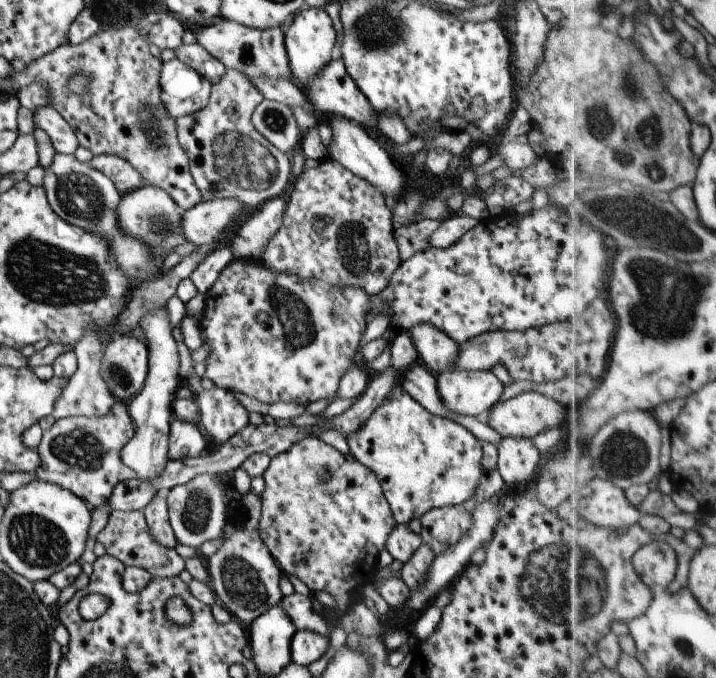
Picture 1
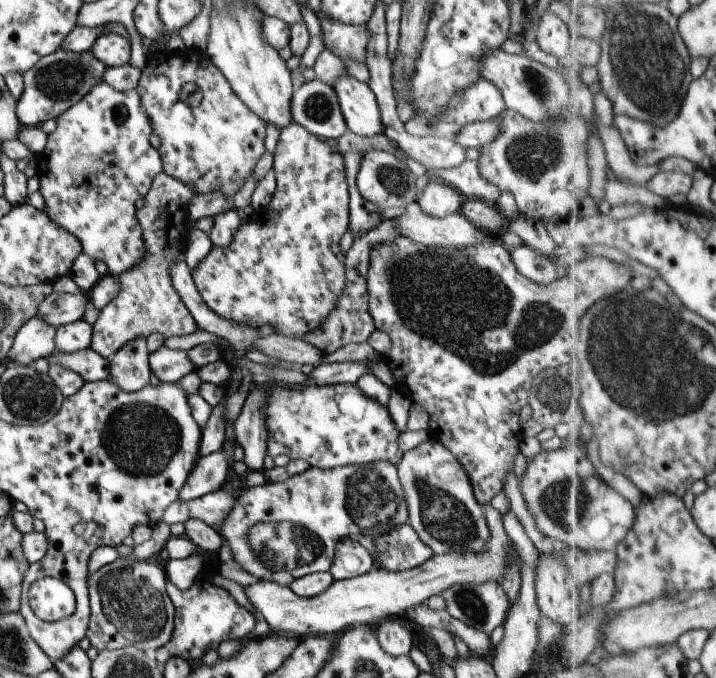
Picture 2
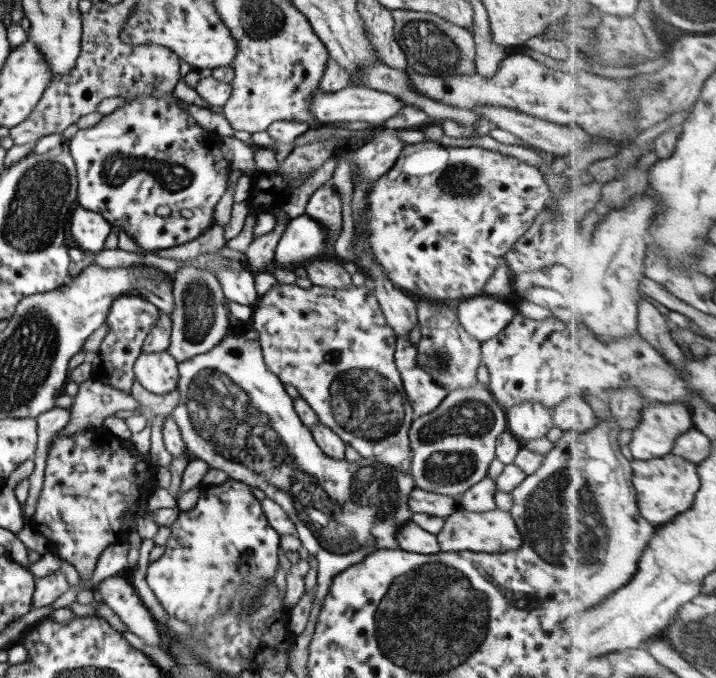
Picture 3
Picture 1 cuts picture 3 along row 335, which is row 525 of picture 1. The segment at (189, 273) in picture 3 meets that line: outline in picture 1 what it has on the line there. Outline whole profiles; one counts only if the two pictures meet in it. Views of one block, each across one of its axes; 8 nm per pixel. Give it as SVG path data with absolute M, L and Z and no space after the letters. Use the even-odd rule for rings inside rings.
M203 473L167 490L167 520L179 545L195 549L225 532L225 480L218 474Z

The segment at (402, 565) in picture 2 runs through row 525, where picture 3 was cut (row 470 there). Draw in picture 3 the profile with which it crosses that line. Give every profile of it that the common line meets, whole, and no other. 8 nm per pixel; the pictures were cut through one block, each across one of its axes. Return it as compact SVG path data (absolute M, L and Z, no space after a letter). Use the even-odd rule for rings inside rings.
M276 282L270 290L258 297L253 305L251 321L258 334L262 358L267 370L272 372L283 384L289 384L296 390L301 400L305 401L307 406L316 414L319 423L331 429L346 446L351 446L361 457L369 457L369 459L385 463L385 465L403 471L403 473L409 473L409 459L413 454L411 448L409 448L407 433L415 416L413 416L409 401L405 400L400 374L394 363L395 333L387 325L381 309L379 309L379 303L377 303L374 293L369 288L351 285L338 290L337 288L312 285L311 288L305 290L305 288L299 288L296 284L279 284L279 282Z

